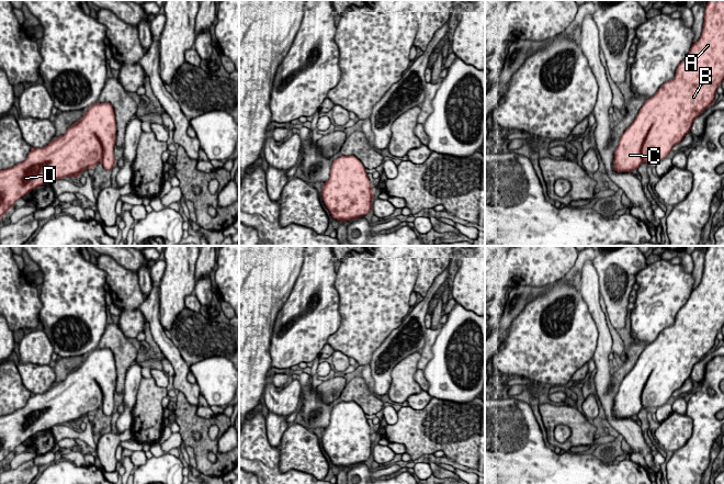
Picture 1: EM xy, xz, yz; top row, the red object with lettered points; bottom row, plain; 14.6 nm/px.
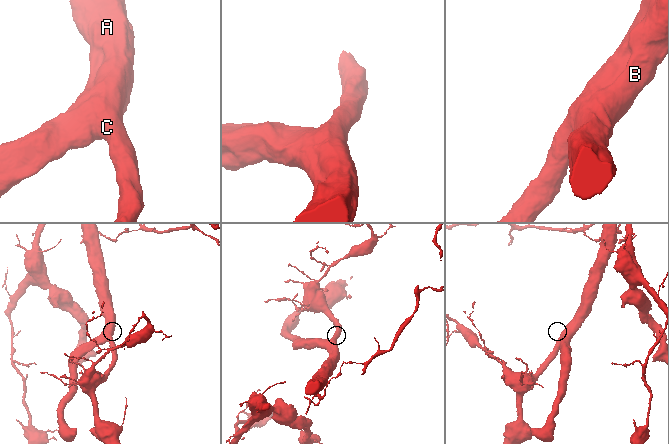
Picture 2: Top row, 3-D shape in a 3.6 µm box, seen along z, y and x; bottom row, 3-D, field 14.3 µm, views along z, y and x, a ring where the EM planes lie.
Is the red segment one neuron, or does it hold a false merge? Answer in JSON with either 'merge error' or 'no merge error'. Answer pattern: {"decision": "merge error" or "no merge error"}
{"decision": "no merge error"}

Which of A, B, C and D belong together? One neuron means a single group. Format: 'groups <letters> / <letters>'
groups A B C D

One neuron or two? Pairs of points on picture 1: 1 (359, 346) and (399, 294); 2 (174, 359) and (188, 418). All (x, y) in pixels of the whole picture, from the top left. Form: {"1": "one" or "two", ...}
{"1": "one", "2": "two"}

